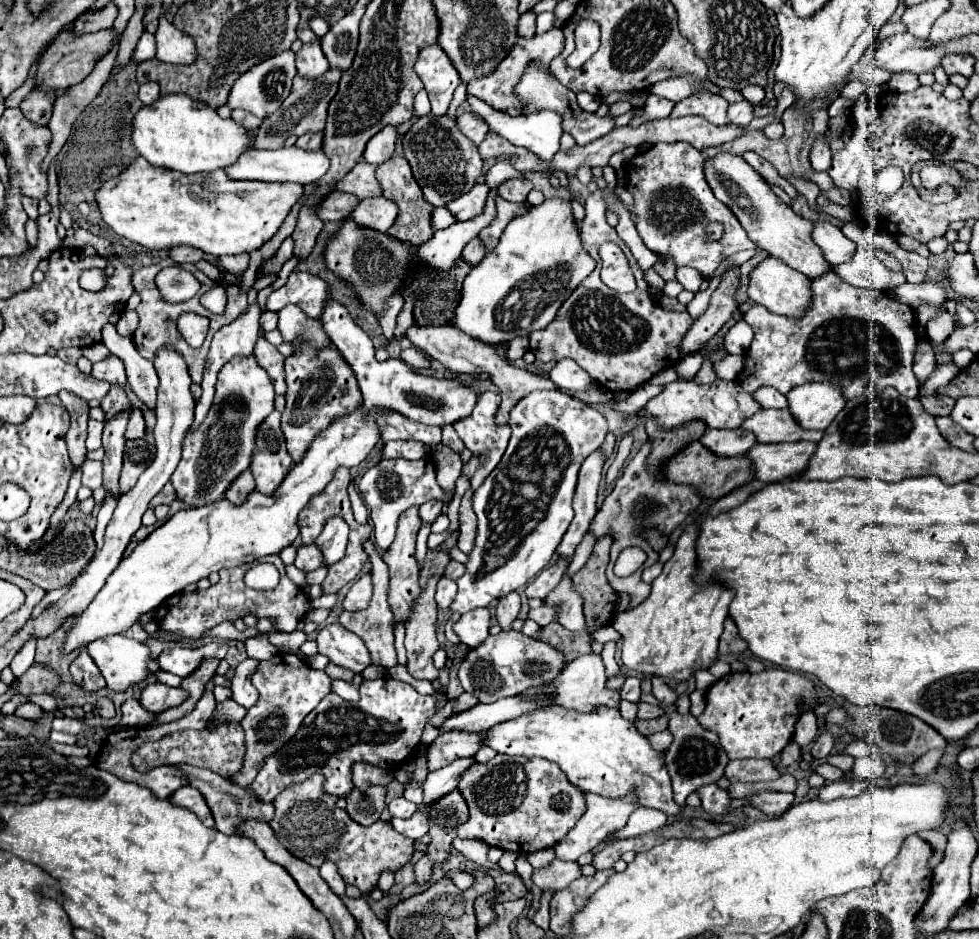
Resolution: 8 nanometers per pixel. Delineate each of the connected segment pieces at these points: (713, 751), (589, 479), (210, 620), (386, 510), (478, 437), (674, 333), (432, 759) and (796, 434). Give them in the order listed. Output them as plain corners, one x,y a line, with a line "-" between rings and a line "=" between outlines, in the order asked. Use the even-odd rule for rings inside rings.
652,693
641,694
641,702
658,705
664,711
666,715
670,717
670,725
668,729
676,729
676,737
672,741
672,745
668,747
666,751
666,767
668,767
668,773
672,777
672,787
674,787
674,801
684,807
686,805
686,797
696,791
700,785
706,785
706,783
716,783
722,775
724,775
724,767
728,763
728,757
726,753
722,751
720,743
718,743
718,737
712,733
712,731
706,731
700,727
700,723
696,721
696,717
692,715
680,715
676,711
676,703
674,705
662,705
653,696
=
598,447
584,459
584,463
578,471
578,483
576,483
576,491
574,491
574,499
572,499
574,519
556,549
556,553
566,559
572,557
576,545
582,541
590,521
596,515
596,493
598,493
598,485
602,481
604,461
606,461
604,451
=
266,555
260,561
276,563
276,567
280,571
280,583
274,591
248,589
242,581
242,577
248,569
246,565
234,567
234,569
222,569
220,571
220,581
216,585
210,585
204,591
178,593
178,595
172,595
170,599
166,599
156,611
158,627
164,629
164,631
176,631
176,633
180,633
184,637
190,637
190,639
198,639
204,631
212,629
214,625
218,625
222,621
234,621
238,617
244,617
248,613
252,613
256,617
276,617
276,621
278,621
276,631
288,631
288,633
294,631
296,621
300,621
308,611
312,611
310,599
300,585
296,585
294,581
288,579
288,575
284,571
284,563
280,561
278,555
=
430,457
418,459
418,461
406,461
406,459
382,459
372,469
368,469
360,483
358,493
364,499
366,507
370,509
370,517
374,523
374,537
376,545
386,551
386,537
394,535
396,523
400,513
410,505
422,505
430,499
442,499
446,501
448,495
442,493
442,489
436,483
436,467
-
420,493
420,497
418,497
=
490,391
480,393
480,395
478,395
478,401
476,401
476,405
474,405
474,411
472,411
468,417
464,417
464,419
460,419
460,421
454,423
454,429
456,429
458,437
464,441
464,445
466,445
472,453
484,455
482,467
476,471
474,479
470,481
472,491
476,491
476,489
480,487
480,483
490,475
490,471
500,463
504,451
506,451
508,439
511,437
510,427
498,427
498,429
494,429
494,415
496,415
496,411
498,411
498,403
500,403
500,395
498,395
498,393
490,393
=
600,191
588,195
584,207
586,217
580,229
584,251
596,259
596,251
602,243
616,243
624,251
630,269
636,275
638,287
636,291
626,295
614,293
600,281
596,267
562,303
556,319
546,329
530,333
530,351
542,363
560,361
566,357
574,359
602,387
610,391
632,391
638,385
646,383
658,371
676,365
676,361
680,359
680,343
686,337
692,319
686,311
664,311
658,301
648,295
648,283
642,277
640,267
636,265
628,247
616,235
614,227
606,223
606,207
=
464,731
440,733
426,751
426,767
428,771
436,771
452,763
454,759
474,757
480,747
482,739
478,739
478,733
464,733
=
760,409
750,419
744,419
740,429
756,435
758,443
782,441
814,441
822,437
820,431
802,431
788,409

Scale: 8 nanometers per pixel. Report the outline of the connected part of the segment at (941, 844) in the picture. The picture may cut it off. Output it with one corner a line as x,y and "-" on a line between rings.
920,831
918,833
924,841
928,841
930,845
932,845
932,849
934,849
934,857
932,857
932,861
930,861
930,865
934,867
934,865
938,865
940,861
942,861
942,857
944,857
944,849
946,849
946,835
942,835
940,831

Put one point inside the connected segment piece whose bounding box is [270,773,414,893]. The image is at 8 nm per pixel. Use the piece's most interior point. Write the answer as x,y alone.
308,822

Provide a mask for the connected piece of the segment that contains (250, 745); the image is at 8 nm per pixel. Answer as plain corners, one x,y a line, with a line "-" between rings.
278,653
272,659
262,661
250,675
250,681
258,689
260,697
242,719
242,727
246,733
244,767
242,771
238,771
238,775
230,777
240,787
248,787
256,779
262,763
298,733
304,717
320,703
324,695
330,693
330,677
326,675
326,671
310,669
292,653

